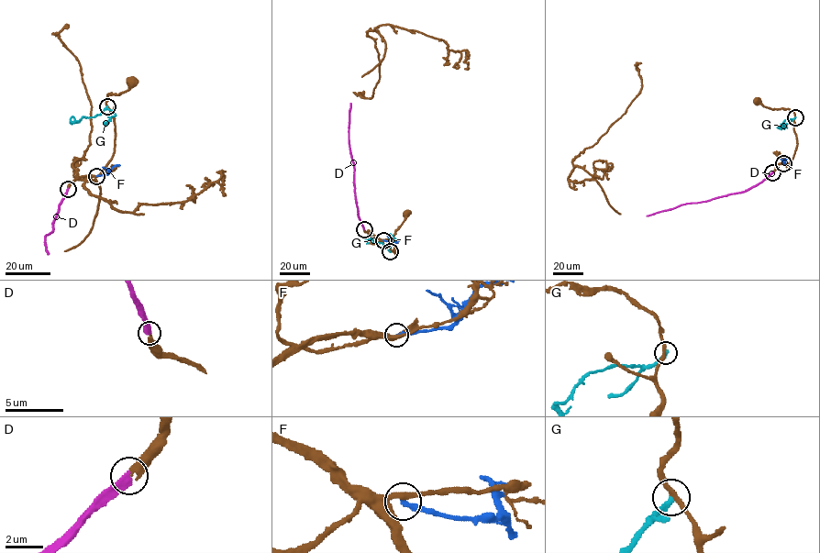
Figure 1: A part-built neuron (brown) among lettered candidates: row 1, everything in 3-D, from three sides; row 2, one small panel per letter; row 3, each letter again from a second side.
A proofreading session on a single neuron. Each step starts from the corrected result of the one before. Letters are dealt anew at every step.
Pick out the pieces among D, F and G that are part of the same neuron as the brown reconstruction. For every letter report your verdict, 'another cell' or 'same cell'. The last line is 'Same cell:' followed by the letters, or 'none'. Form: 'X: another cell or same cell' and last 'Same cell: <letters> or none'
D: same cell
F: another cell
G: another cell
Same cell: D

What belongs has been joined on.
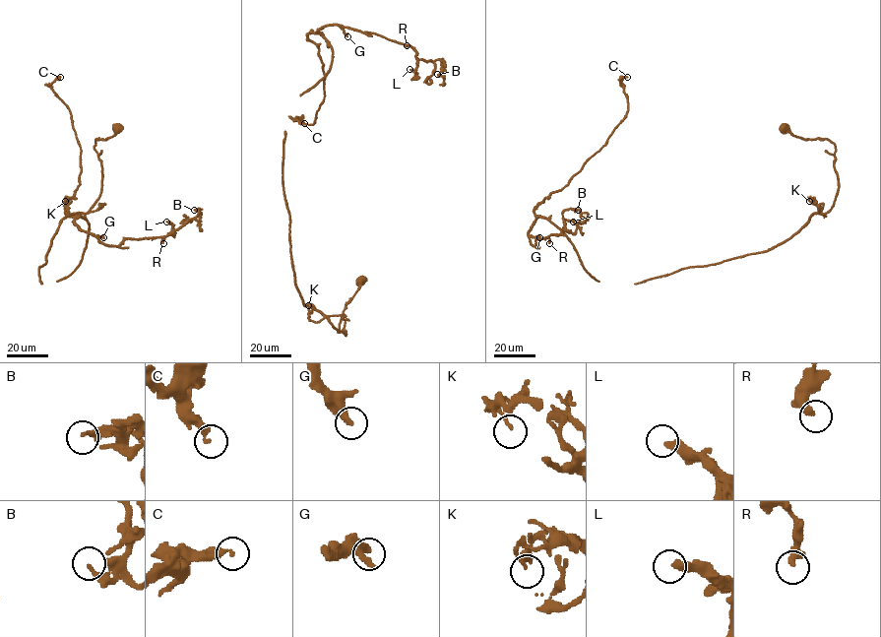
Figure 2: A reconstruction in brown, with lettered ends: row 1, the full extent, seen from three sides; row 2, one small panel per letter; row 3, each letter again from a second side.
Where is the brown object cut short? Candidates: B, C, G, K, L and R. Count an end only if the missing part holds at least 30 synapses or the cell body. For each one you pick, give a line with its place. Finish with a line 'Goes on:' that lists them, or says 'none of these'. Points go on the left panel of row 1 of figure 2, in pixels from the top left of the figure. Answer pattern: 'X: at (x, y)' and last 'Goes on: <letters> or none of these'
Goes on: none of these

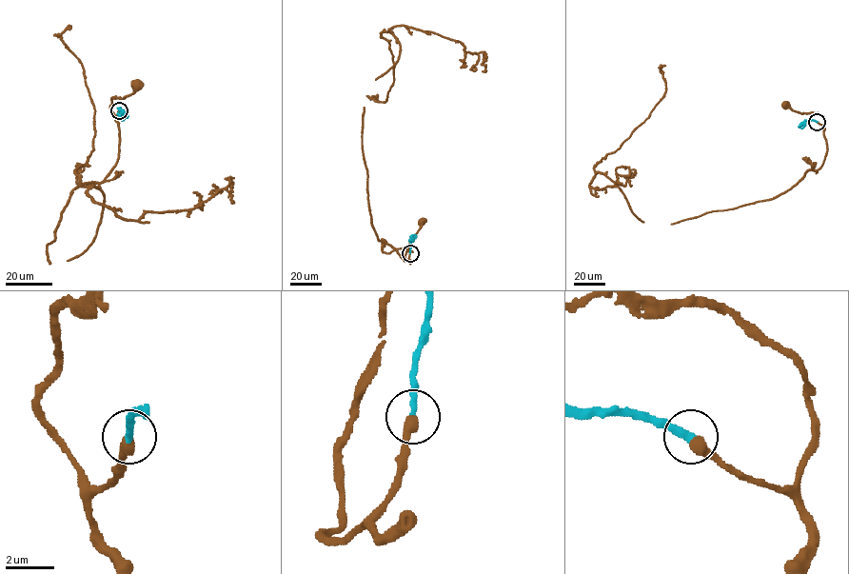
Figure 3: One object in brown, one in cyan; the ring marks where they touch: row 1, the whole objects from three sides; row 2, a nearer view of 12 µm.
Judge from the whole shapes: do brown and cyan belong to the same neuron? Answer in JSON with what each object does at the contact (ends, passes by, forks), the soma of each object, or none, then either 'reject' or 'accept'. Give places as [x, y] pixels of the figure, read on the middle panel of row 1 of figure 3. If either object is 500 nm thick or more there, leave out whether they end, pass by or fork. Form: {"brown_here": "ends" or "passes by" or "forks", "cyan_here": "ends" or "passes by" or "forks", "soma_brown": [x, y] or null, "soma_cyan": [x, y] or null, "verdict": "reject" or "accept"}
{"brown_here": "ends", "cyan_here": "ends", "soma_brown": [422, 222], "soma_cyan": null, "verdict": "accept"}

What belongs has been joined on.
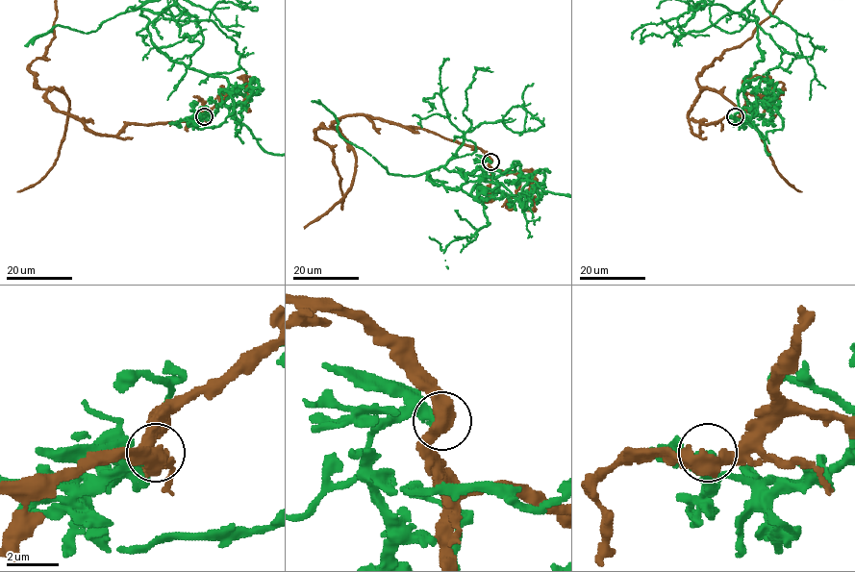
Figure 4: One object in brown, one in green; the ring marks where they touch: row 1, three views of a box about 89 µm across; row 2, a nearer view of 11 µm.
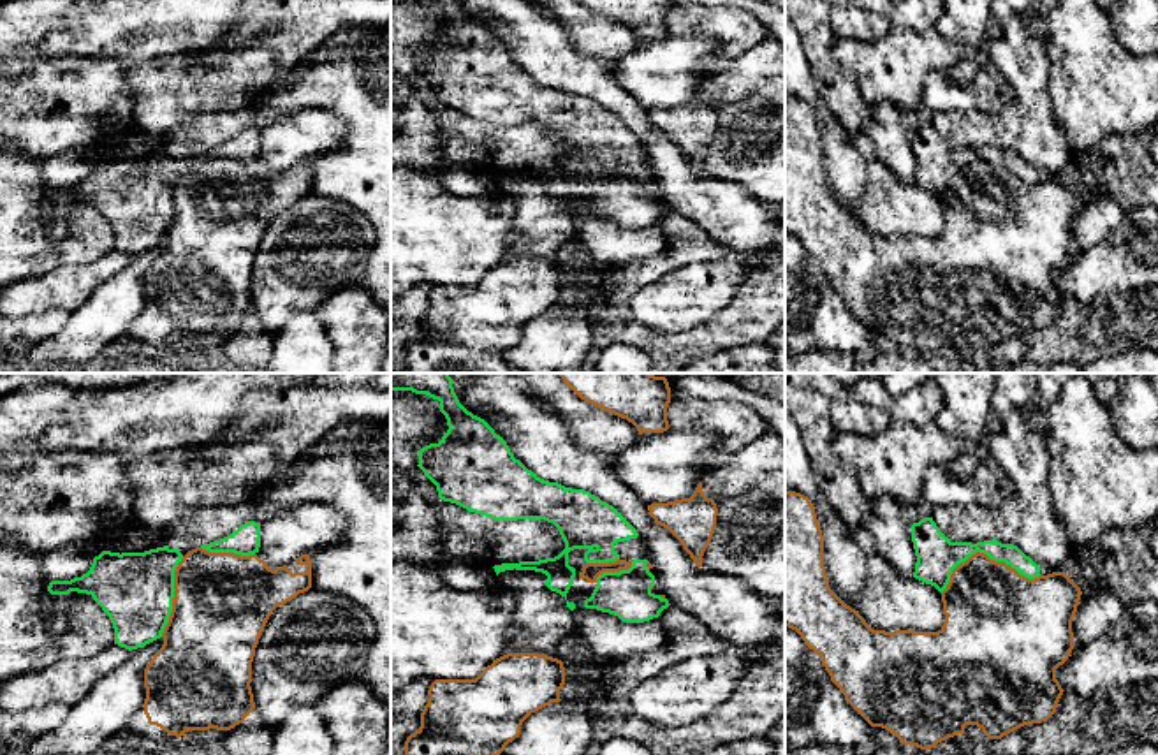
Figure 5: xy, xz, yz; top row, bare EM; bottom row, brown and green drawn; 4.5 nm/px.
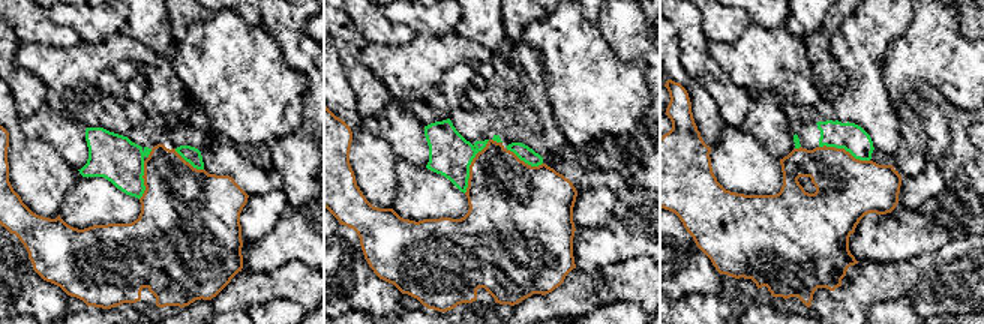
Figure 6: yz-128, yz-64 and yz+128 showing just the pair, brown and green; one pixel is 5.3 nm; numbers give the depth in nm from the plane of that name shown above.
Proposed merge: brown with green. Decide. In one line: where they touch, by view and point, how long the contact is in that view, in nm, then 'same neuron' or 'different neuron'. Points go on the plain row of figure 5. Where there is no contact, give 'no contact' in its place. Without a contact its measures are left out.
yz (986, 161) | 480 nm | different neuron

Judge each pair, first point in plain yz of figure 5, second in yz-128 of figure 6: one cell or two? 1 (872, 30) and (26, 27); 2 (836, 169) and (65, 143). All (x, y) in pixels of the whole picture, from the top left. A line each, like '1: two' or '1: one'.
1: one
2: two

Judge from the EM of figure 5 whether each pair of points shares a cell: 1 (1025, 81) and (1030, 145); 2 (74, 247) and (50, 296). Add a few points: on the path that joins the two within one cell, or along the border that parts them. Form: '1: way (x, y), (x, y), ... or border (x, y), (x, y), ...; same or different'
1: way (1030, 97), (1032, 129); same
2: border (106, 254), (90, 263), (62, 264), (27, 278); different

